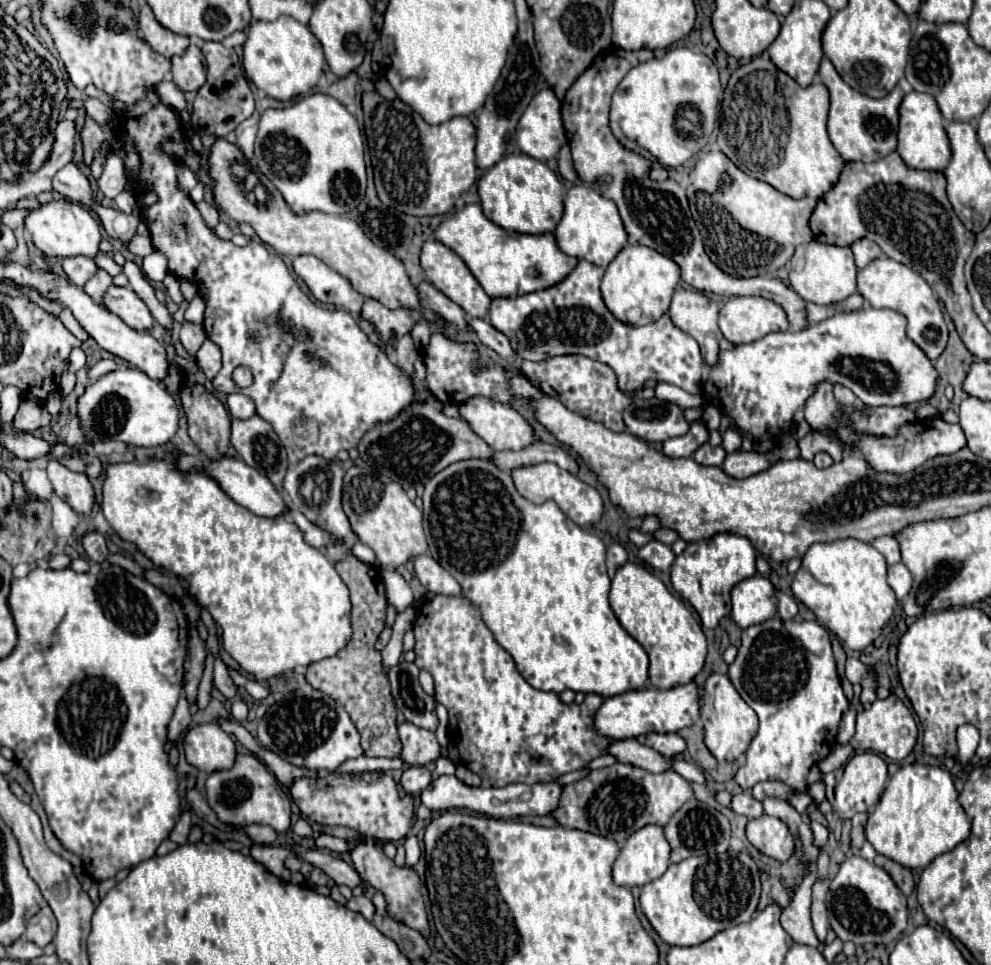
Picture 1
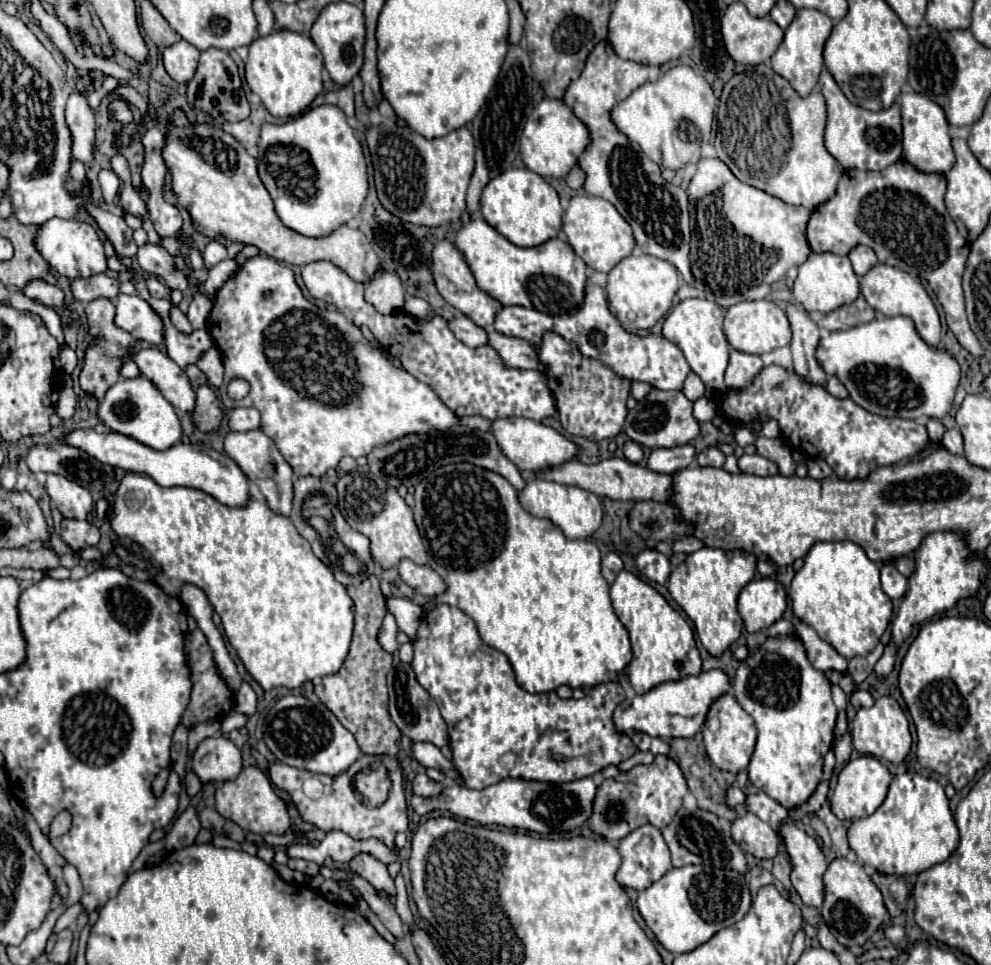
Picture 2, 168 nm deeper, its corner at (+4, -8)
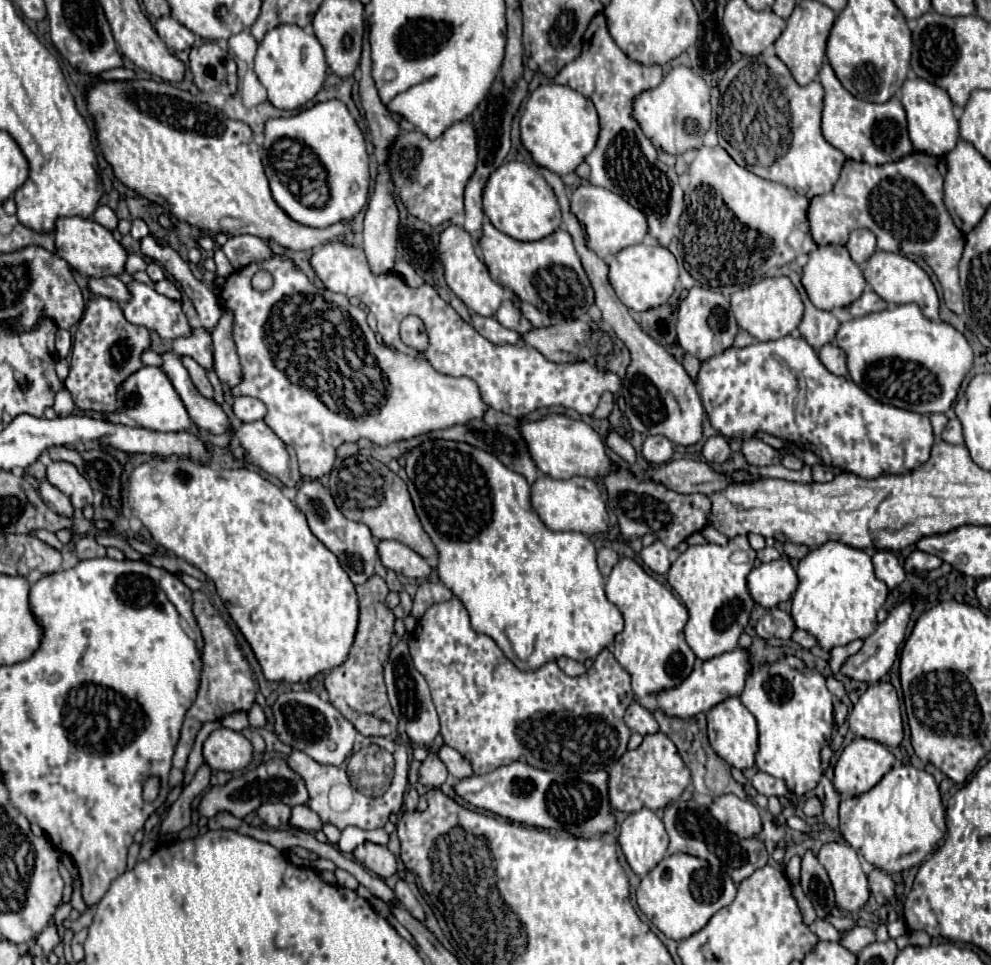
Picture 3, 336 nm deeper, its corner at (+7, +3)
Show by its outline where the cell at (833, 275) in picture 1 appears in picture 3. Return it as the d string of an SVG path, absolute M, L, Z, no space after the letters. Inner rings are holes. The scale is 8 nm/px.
M826 245L826 247L818 247L816 251L810 253L808 263L804 265L802 285L804 285L810 301L818 309L832 311L832 309L842 309L842 307L850 305L850 301L856 301L866 287L866 279L862 275L862 269L848 255L846 247Z

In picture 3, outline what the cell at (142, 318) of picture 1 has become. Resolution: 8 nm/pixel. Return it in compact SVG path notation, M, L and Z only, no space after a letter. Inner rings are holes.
M132 281L128 287L132 299L124 305L124 315L130 323L156 331L162 339L170 341L178 337L188 337L192 333L180 301L162 297L160 293L156 293L154 287L146 283Z

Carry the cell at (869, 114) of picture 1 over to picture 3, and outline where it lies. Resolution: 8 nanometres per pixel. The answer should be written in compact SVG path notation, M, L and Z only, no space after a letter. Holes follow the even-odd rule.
M828 61L820 69L820 83L826 91L822 111L822 133L830 145L840 149L848 159L866 161L870 165L884 165L898 161L914 151L906 129L906 111L898 97L886 103L868 103L850 95L834 75Z

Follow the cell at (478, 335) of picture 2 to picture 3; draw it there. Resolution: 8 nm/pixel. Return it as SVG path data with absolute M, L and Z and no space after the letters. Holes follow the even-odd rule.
M472 313L472 325L480 335L484 335L488 341L496 345L516 345L522 341L522 335L518 331L502 327L494 317L482 317Z

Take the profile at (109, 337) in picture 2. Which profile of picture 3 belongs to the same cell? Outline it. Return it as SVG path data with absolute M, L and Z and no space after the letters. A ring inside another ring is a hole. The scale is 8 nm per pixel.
M94 295L78 323L74 335L70 373L64 381L74 403L82 411L116 413L116 391L126 377L144 367L142 353L150 347L150 331L142 325L132 325L122 313L122 305L102 295Z

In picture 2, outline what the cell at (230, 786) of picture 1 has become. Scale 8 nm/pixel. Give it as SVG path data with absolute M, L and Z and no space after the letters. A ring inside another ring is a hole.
M257 766L243 768L235 780L223 782L215 790L215 810L223 818L229 818L235 824L239 824L243 830L249 830L255 834L285 834L291 828L285 802L277 796L269 778Z

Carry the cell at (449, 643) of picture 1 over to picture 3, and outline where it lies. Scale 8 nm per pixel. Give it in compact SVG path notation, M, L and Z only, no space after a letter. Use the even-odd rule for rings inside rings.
M452 597L446 603L432 605L416 623L410 637L410 657L430 685L432 701L440 715L444 745L460 751L470 761L476 775L490 773L514 761L524 761L536 765L536 769L556 773L600 771L610 769L610 765L626 753L630 729L622 717L634 701L634 693L630 675L608 649L602 649L592 667L580 677L568 677L556 661L548 661L534 671L520 671L500 651L492 637L480 635L470 627L466 607L458 597Z

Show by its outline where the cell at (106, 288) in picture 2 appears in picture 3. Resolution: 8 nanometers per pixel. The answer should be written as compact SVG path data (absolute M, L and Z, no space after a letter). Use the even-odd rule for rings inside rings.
M118 277L90 279L90 289L94 295L104 295L104 297L114 299L118 303L130 301L130 289L126 289L126 283L122 283Z

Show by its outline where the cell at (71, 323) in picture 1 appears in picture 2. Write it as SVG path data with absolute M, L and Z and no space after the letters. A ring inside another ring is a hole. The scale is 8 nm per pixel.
M35 280L31 284L25 286L23 290L29 298L49 306L49 308L59 308L63 306L63 292L57 288L57 286L51 286L47 282L41 282L41 280Z

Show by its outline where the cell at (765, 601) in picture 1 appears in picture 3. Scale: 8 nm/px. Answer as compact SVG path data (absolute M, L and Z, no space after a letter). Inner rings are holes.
M776 559L754 567L748 575L748 589L762 607L776 607L792 597L798 587L798 577L788 559Z

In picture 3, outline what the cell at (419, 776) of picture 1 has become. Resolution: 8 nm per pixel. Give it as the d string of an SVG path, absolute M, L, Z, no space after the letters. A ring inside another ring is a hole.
M438 734L432 745L430 745L430 749L428 749L428 757L422 761L420 783L424 783L426 787L440 787L446 781L446 777L448 777L446 765L438 759L438 749L443 744L442 736Z

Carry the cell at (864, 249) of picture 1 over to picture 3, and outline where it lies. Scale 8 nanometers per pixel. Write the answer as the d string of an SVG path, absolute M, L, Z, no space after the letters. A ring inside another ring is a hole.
M856 229L850 233L846 249L850 251L850 257L858 265L864 265L870 259L870 255L876 251L876 237L874 233L870 233L870 229Z

